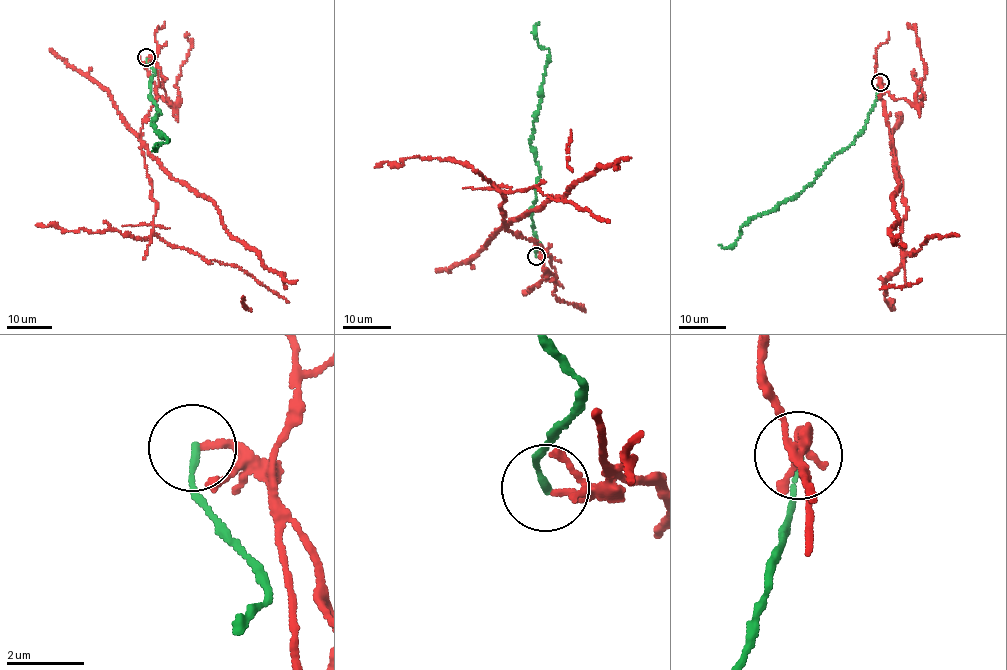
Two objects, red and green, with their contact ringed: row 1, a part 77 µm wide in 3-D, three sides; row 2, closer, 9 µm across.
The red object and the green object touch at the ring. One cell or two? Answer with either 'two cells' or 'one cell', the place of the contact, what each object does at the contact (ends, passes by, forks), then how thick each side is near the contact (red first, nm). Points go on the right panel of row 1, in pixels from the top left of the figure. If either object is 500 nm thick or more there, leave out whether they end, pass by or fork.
two cells; at (880, 82); red ends there; green ends there; 160 nm thick on the red side, 170 nm on the other

